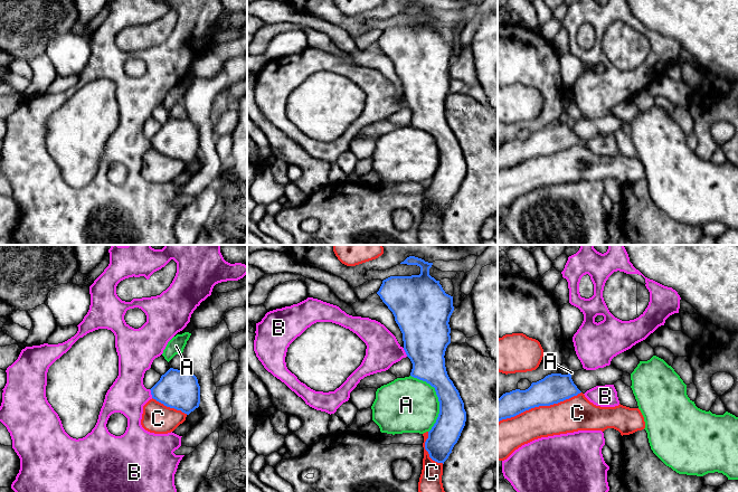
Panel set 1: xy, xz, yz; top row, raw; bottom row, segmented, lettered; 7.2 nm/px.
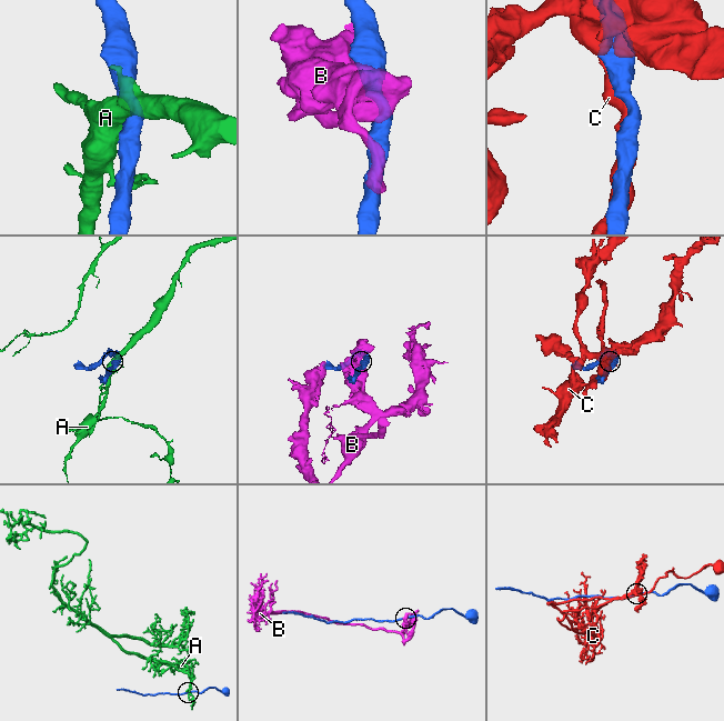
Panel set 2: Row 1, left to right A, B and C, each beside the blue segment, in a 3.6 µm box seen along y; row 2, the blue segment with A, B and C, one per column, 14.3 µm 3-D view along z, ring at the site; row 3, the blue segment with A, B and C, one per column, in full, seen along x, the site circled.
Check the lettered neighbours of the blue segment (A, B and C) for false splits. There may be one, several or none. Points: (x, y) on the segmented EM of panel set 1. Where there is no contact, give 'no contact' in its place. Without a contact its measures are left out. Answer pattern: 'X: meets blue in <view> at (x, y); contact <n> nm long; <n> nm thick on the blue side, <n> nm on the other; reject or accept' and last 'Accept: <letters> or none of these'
A: meets blue in xz at (438, 398); contact 440 nm long; 220 nm thick on the blue side, 400 nm on the other; reject
B: meets blue in xy at (151, 394); contact 70 nm long; 280 nm thick on the blue side, 280 nm on the other; accept
C: meets blue in yz at (539, 405); contact 650 nm long; 220 nm thick on the blue side, 240 nm on the other; reject
Accept: B

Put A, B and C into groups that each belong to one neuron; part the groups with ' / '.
A / B / C

